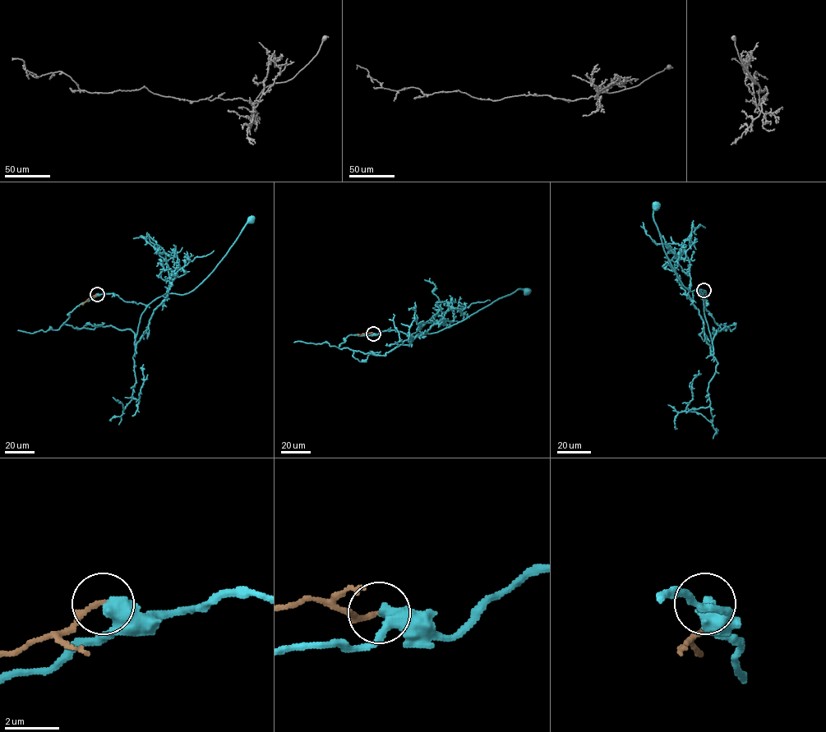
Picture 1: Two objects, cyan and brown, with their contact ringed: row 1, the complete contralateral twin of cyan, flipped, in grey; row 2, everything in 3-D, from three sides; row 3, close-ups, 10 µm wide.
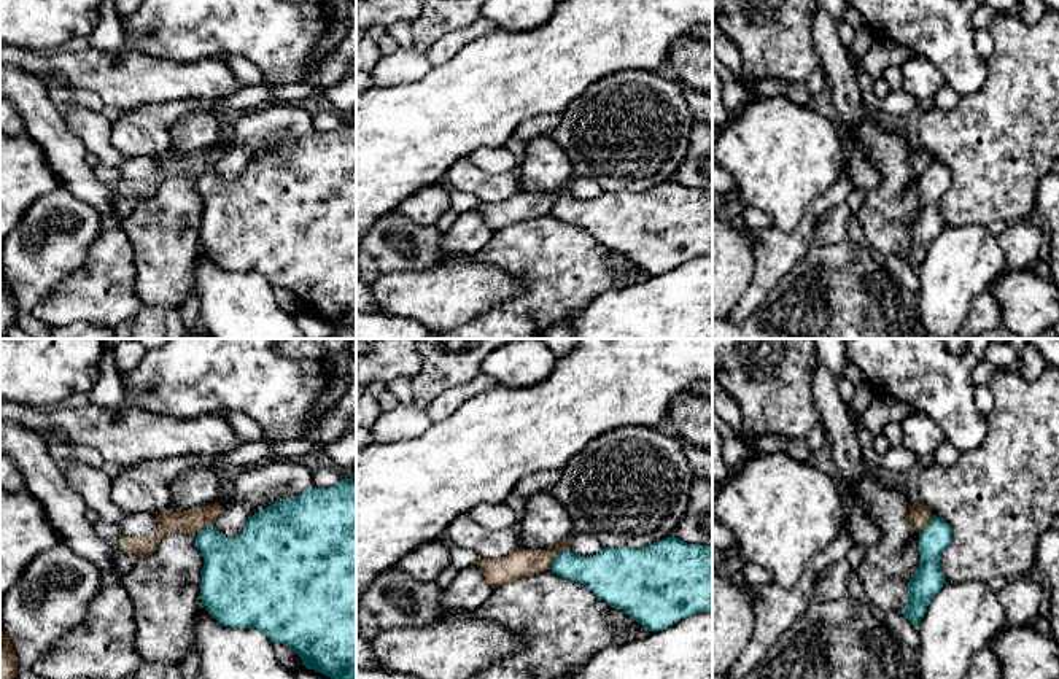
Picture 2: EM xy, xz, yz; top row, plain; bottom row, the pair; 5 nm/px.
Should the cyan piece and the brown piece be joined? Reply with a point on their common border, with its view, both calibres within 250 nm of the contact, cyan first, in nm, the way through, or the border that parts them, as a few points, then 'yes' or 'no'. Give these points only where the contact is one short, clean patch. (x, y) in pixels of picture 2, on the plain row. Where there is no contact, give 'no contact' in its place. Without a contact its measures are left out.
contact xz (557, 199); calibres 200 and 140 nm; border xz (570, 193), (562, 194), (549, 212); no

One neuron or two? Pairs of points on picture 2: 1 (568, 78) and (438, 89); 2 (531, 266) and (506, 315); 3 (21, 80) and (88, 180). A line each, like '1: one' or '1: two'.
1: one
2: one
3: one

